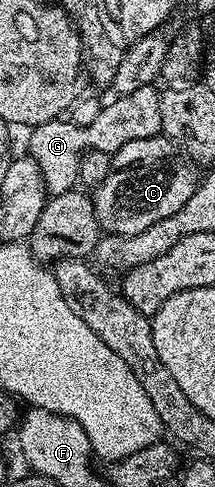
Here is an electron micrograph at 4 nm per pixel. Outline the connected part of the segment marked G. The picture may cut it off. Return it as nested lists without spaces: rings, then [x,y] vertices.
[[[154,85],[137,88],[135,92],[120,94],[104,108],[100,114],[91,118],[88,126],[78,126],[75,122],[63,122],[62,117],[54,118],[34,127],[31,134],[29,157],[41,168],[48,195],[64,194],[76,189],[79,178],[79,165],[83,162],[86,150],[96,150],[99,154],[110,156],[117,153],[129,140],[158,138],[161,134],[160,91]]]

